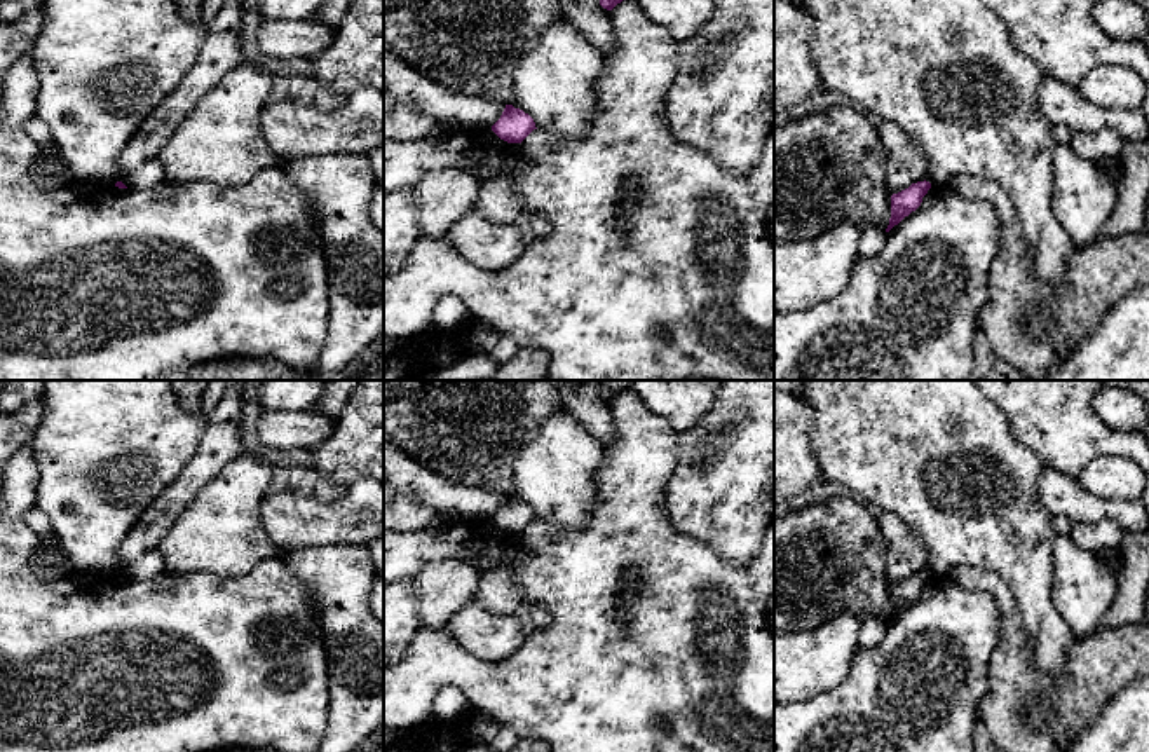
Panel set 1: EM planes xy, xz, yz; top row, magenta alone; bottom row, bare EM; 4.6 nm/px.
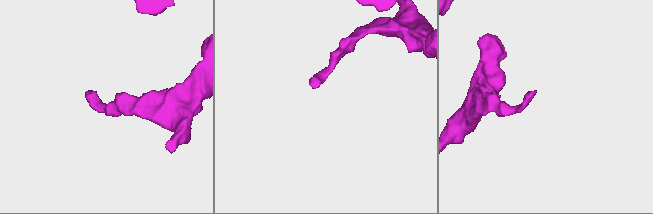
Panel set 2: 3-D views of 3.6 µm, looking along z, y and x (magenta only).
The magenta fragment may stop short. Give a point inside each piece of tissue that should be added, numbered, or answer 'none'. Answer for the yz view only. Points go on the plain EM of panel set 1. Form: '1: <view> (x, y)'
none

